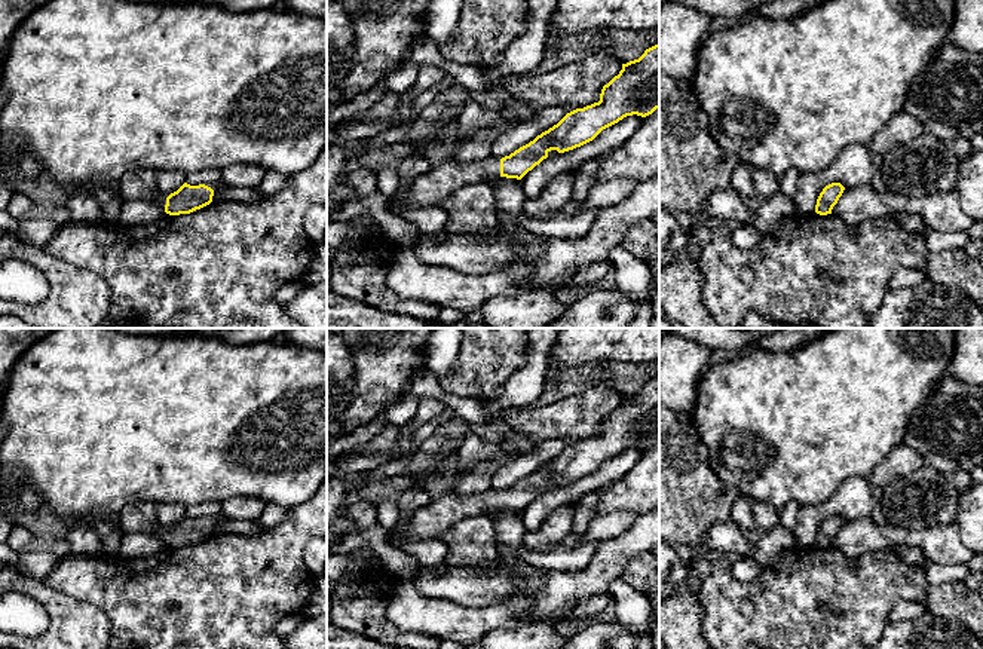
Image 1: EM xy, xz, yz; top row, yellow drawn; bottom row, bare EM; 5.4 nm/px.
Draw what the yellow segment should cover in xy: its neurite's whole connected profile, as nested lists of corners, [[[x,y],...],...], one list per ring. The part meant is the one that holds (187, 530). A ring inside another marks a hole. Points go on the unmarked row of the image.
[[[184,515],[177,524],[168,530],[156,521],[153,535],[165,541],[169,548],[190,547],[212,535],[214,523],[205,517],[190,518]]]

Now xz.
[[[659,376],[646,382],[603,419],[600,434],[567,446],[557,457],[538,468],[509,489],[459,496],[454,490],[440,495],[411,515],[405,539],[437,539],[465,517],[487,515],[494,509],[521,512],[548,490],[551,483],[564,486],[592,474],[603,462],[627,449],[646,450],[659,441]]]

